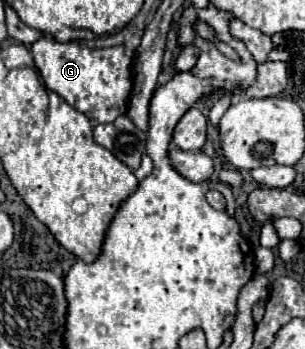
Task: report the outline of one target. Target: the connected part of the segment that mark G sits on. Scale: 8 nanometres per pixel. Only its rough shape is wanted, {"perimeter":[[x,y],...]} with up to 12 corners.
{"perimeter":[[31,44],[45,86],[93,122],[125,114],[133,50]]}

